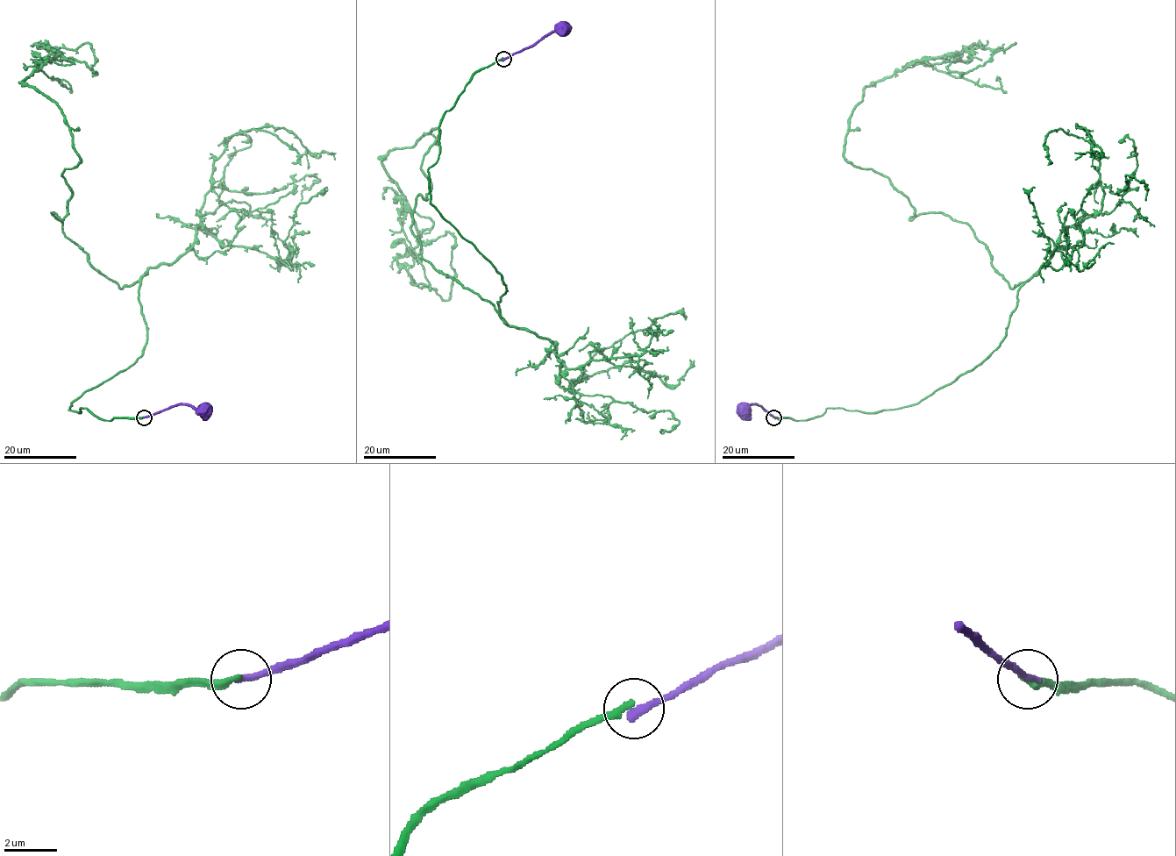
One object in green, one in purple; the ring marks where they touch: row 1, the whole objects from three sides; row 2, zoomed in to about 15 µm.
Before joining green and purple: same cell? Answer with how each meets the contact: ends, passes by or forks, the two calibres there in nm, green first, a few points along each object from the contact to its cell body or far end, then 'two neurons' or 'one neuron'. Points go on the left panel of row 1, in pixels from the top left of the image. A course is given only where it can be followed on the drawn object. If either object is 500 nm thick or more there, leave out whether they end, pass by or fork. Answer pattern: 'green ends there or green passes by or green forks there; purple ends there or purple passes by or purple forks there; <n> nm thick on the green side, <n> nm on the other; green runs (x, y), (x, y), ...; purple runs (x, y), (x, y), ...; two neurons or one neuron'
green ends there; purple ends there; 240 nm thick on the green side, 300 nm on the other; green runs (144, 417), (68, 410), (146, 328), (52, 213), (80, 161), (23, 82), (40, 45), (95, 53); purple runs (144, 417), (179, 404), (201, 408); two neurons

